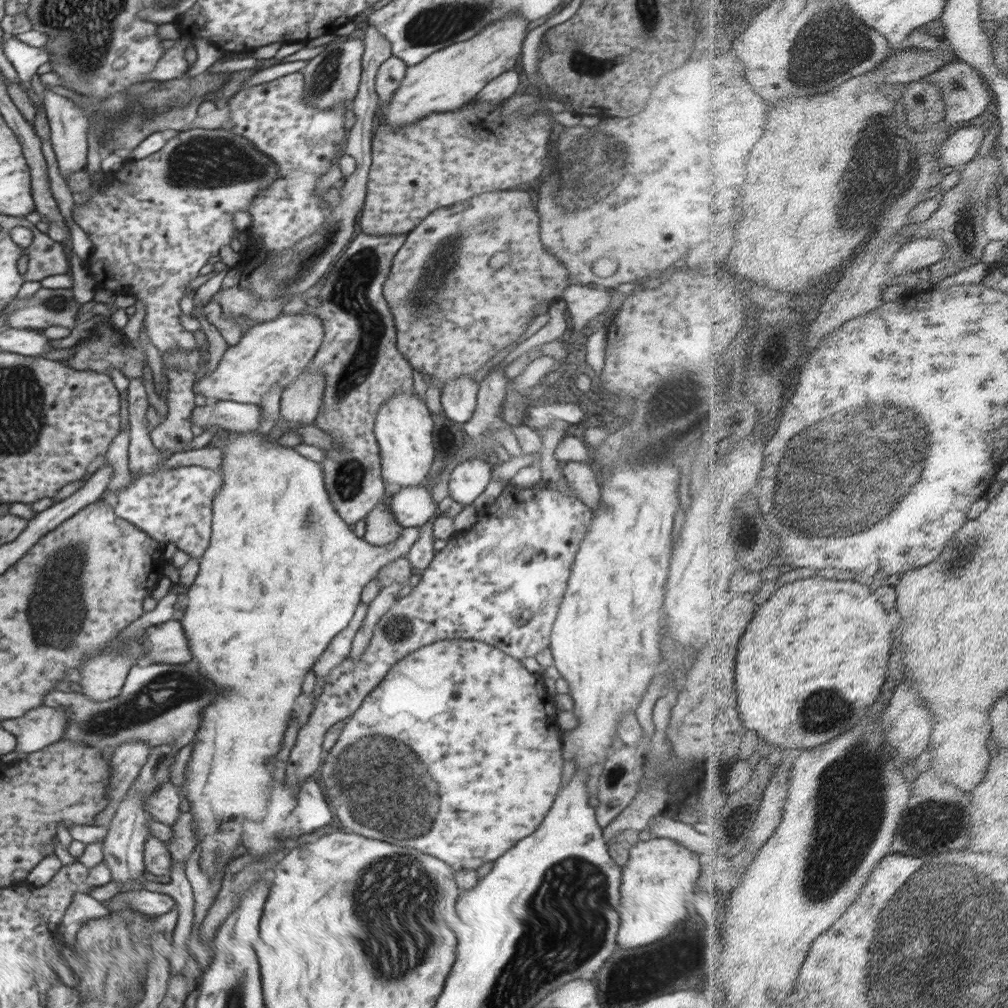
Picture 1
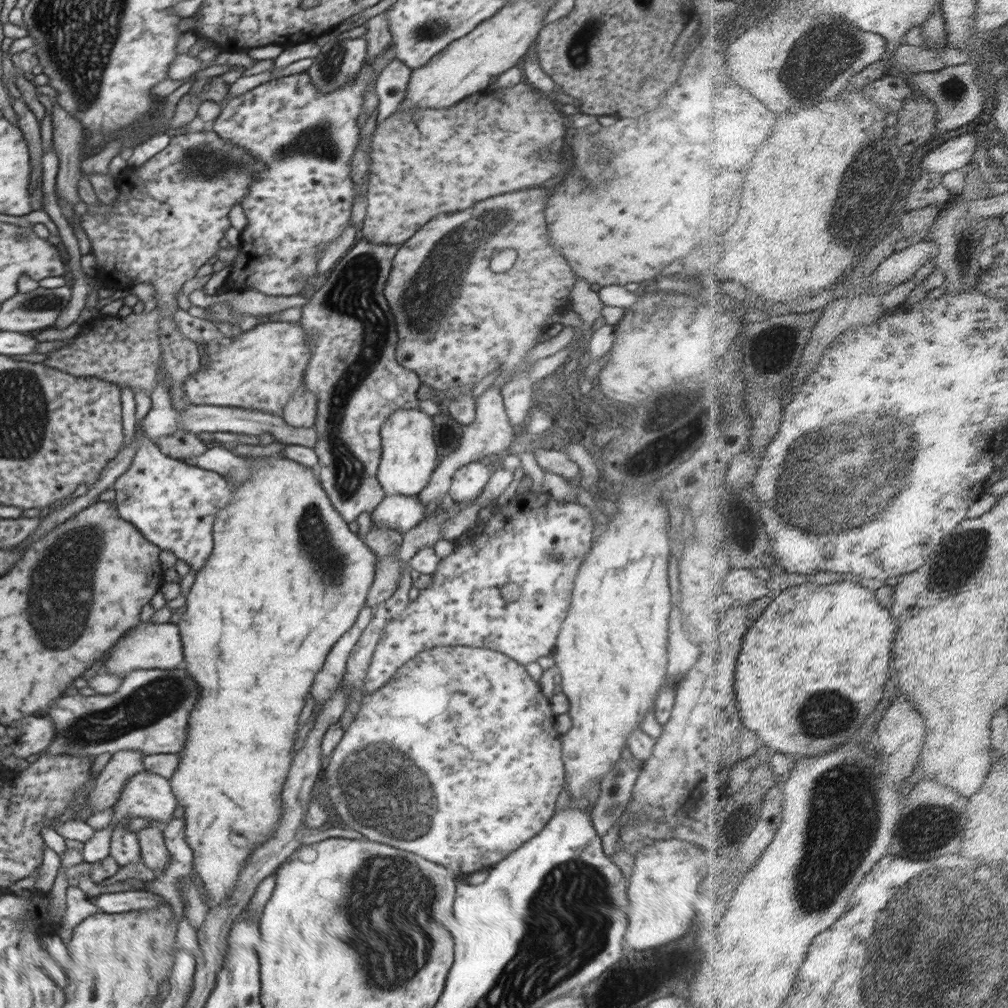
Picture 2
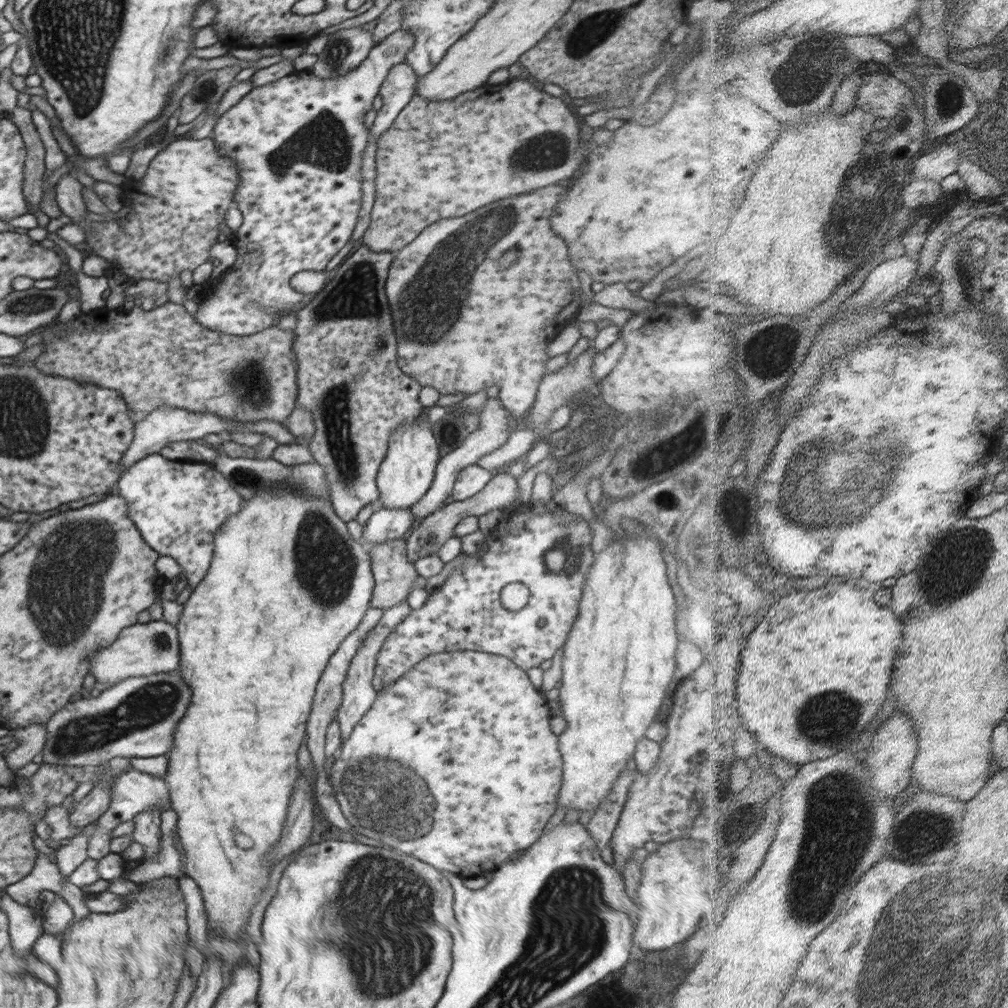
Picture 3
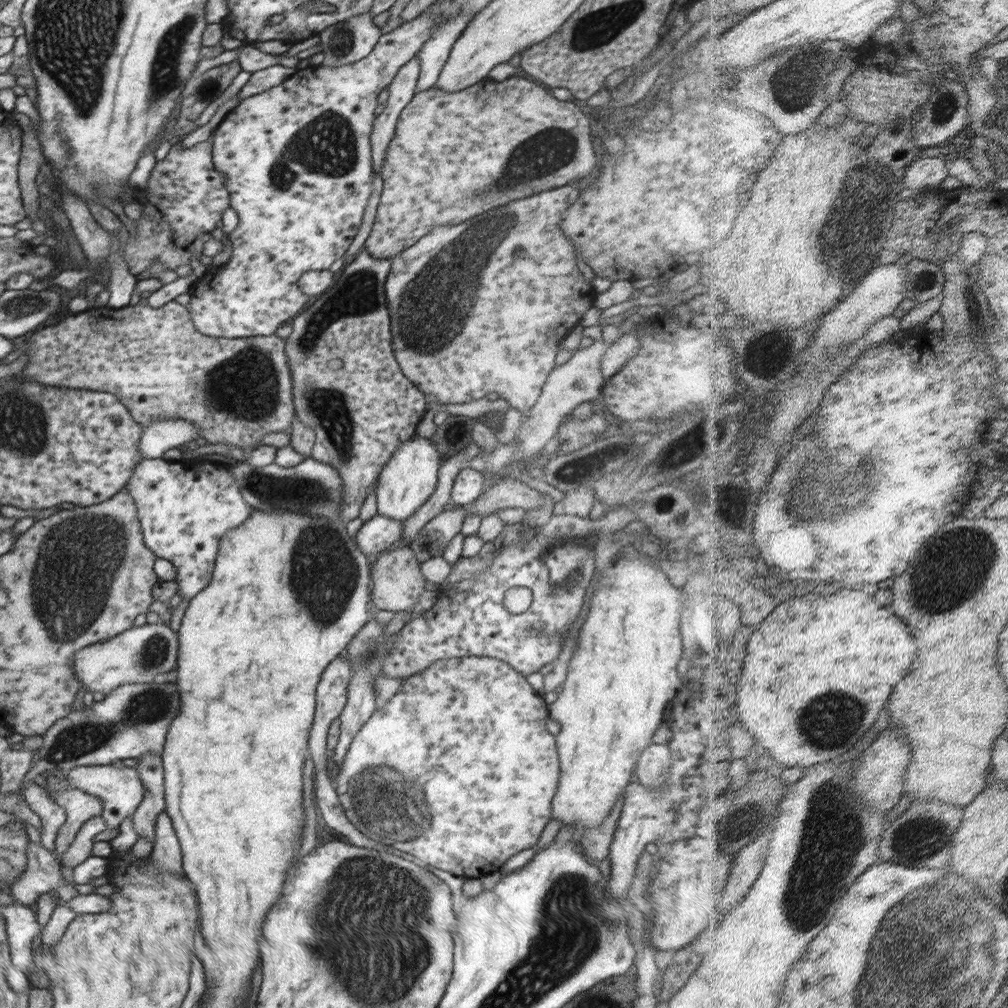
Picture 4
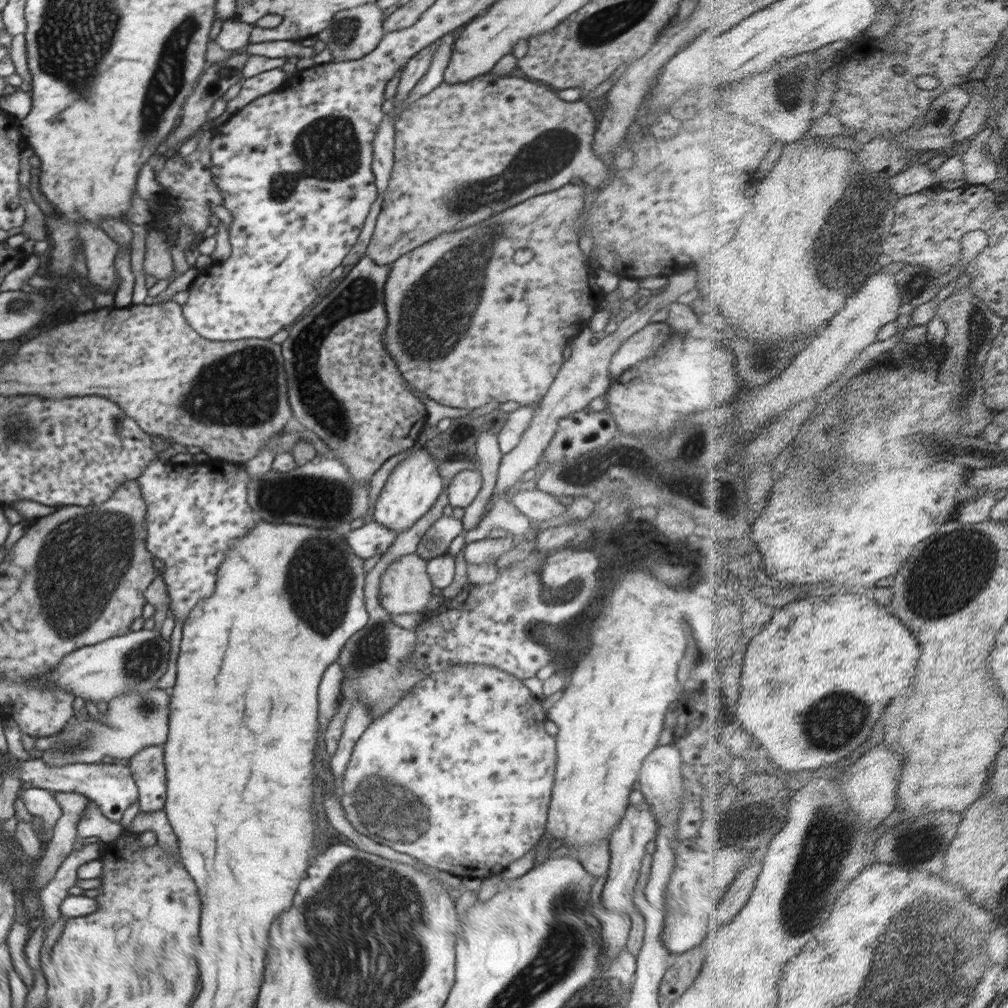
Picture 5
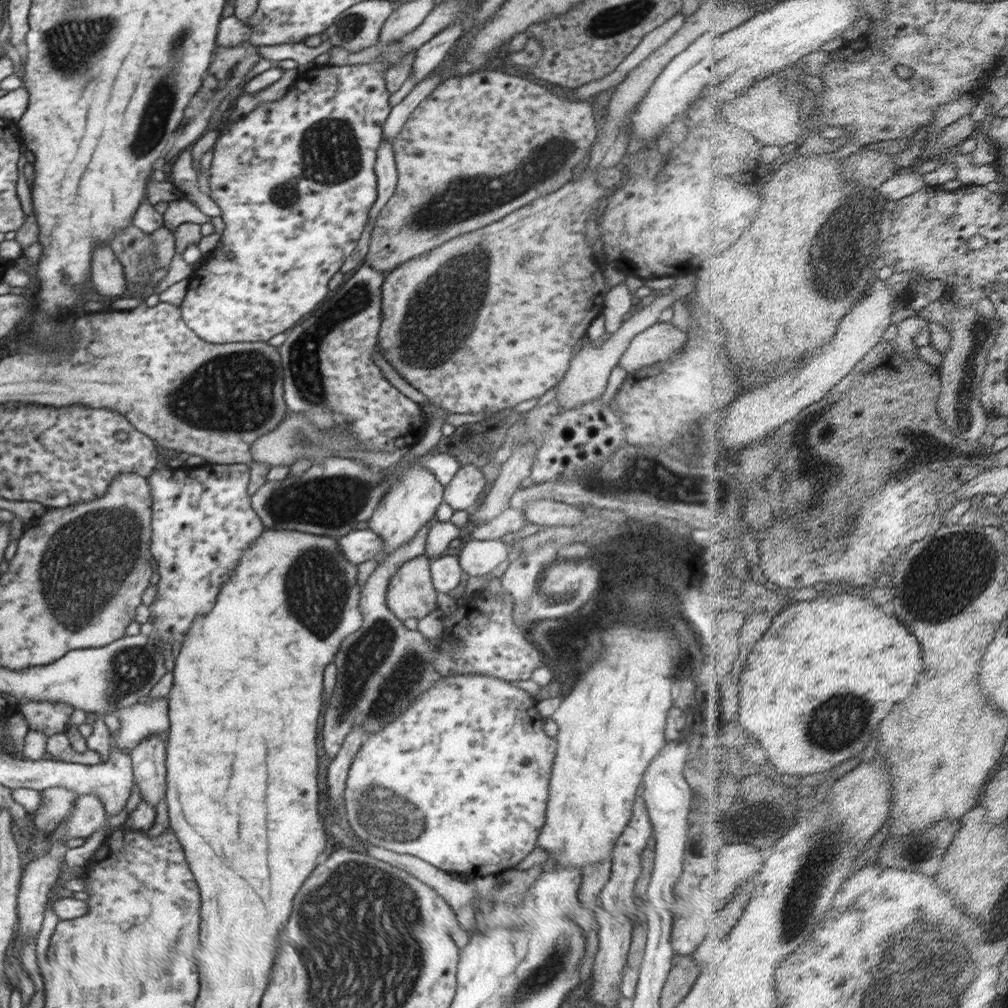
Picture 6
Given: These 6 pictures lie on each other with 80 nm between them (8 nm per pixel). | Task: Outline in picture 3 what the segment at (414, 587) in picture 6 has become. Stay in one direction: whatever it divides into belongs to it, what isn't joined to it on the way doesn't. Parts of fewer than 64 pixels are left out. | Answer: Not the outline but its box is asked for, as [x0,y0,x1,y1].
[367,540,418,608]

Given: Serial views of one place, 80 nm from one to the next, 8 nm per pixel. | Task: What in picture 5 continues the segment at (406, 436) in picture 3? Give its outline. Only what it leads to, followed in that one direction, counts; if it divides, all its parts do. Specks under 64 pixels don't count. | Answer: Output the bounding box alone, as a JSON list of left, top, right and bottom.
[373,448,443,536]

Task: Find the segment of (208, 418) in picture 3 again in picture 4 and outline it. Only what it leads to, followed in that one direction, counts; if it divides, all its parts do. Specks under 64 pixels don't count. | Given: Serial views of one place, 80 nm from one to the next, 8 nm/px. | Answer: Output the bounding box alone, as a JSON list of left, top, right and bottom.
[138,419,200,459]

